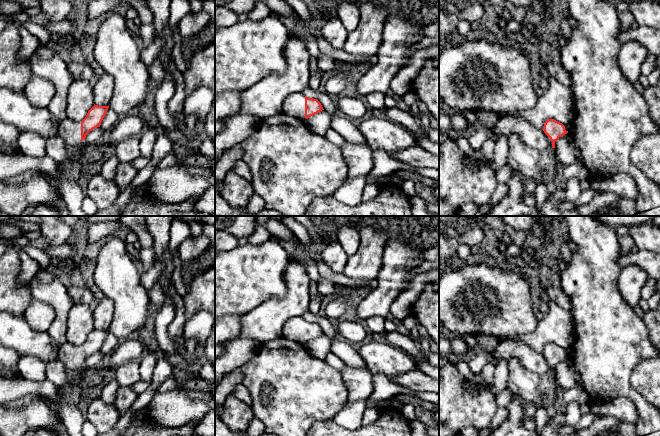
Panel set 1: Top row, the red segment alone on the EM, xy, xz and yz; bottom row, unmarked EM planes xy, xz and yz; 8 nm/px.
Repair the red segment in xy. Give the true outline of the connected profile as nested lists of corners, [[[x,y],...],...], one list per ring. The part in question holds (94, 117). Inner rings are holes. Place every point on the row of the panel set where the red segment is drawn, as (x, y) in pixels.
[[[95,105],[88,111],[82,121],[73,121],[66,118],[58,122],[57,135],[65,141],[67,158],[58,164],[61,173],[57,177],[52,177],[49,185],[58,193],[57,186],[64,180],[80,183],[84,176],[84,160],[79,158],[79,144],[85,140],[86,135],[93,129],[100,127],[109,106]]]

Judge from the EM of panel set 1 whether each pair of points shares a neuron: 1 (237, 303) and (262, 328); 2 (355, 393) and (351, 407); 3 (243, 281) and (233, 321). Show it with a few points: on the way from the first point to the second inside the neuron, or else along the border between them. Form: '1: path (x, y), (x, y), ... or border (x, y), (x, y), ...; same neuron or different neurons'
1: border (266, 299), (251, 310), (240, 315); different neurons
2: border (349, 399), (364, 400); different neurons
3: border (239, 314), (225, 316); different neurons

